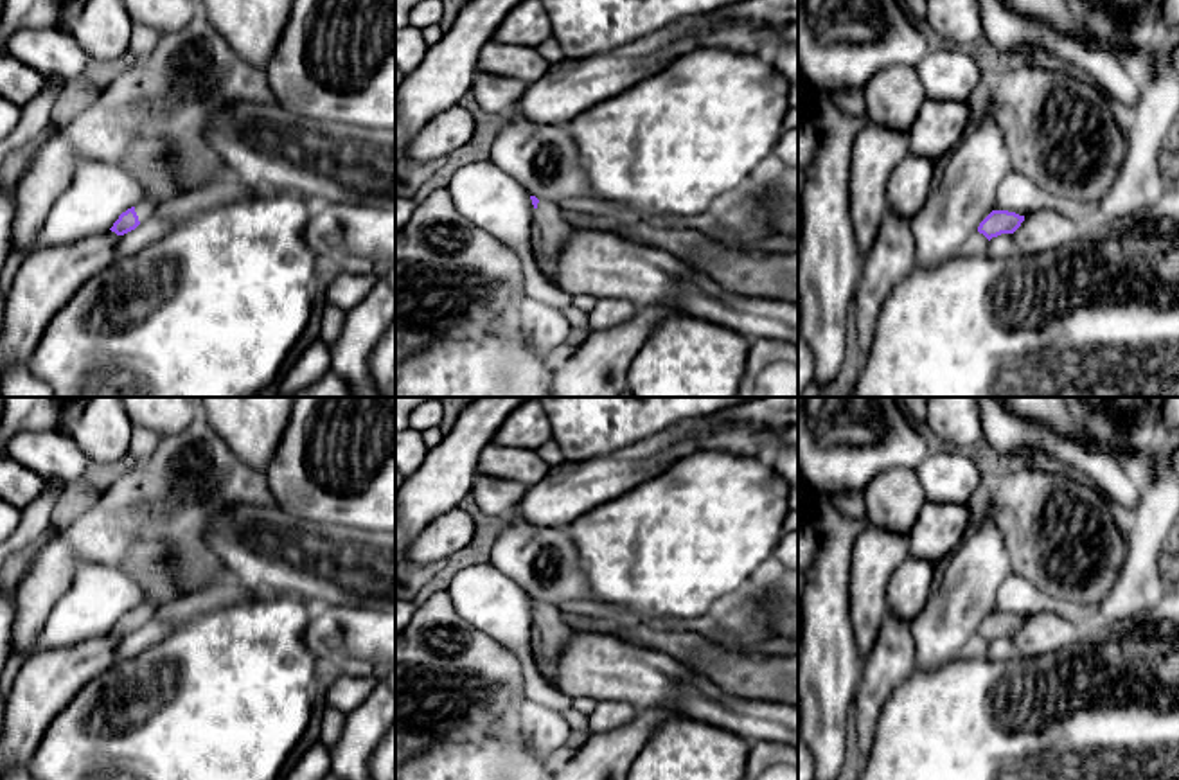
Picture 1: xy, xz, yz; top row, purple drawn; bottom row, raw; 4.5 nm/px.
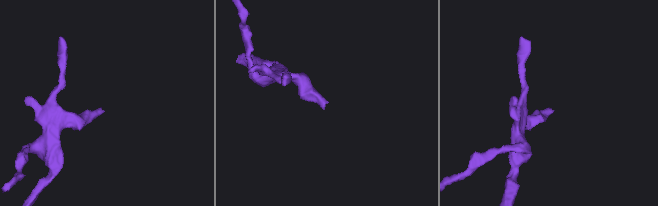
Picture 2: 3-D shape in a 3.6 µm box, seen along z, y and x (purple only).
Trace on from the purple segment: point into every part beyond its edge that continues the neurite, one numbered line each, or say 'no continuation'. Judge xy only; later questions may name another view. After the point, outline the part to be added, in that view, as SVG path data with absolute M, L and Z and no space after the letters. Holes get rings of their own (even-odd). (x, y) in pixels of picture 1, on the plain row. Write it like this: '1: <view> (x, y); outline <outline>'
1: xy (144, 613); outline M142 604L142 606L135 607L135 615L138 618L138 624L144 625L149 620L153 620L158 615L158 611L147 604Z

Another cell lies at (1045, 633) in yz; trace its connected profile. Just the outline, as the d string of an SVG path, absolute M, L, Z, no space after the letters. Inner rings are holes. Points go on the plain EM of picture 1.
M1039 613L1024 620L1014 634L1015 658L1035 658L1071 647L1082 627L1059 613Z

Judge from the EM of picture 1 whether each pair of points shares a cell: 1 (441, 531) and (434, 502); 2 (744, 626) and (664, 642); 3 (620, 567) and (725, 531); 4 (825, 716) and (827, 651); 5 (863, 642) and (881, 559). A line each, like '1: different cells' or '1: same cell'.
1: different cells
2: different cells
3: same cell
4: same cell
5: same cell

